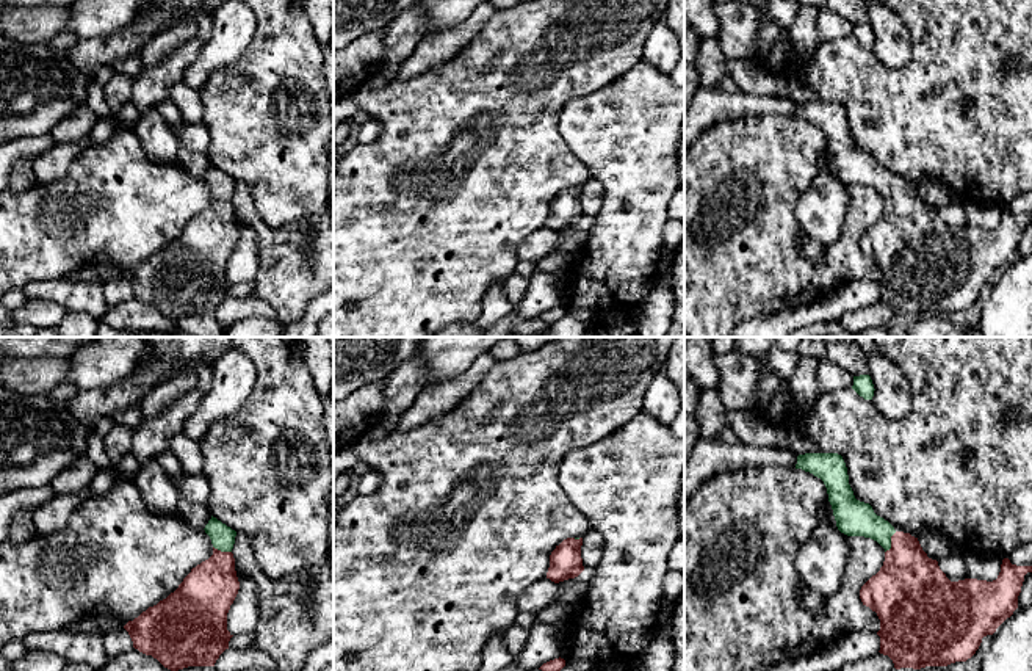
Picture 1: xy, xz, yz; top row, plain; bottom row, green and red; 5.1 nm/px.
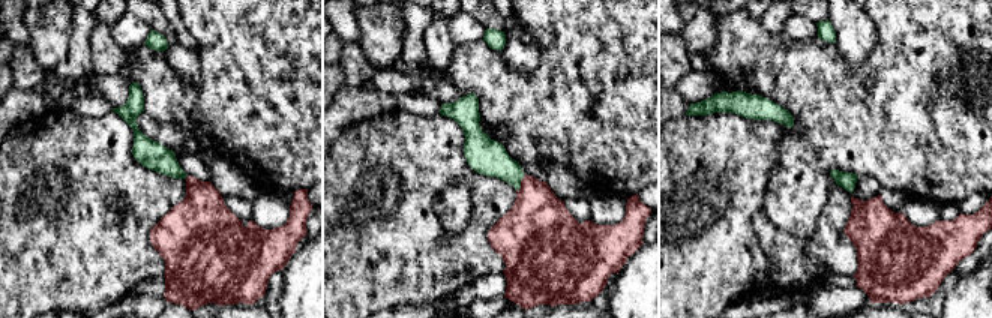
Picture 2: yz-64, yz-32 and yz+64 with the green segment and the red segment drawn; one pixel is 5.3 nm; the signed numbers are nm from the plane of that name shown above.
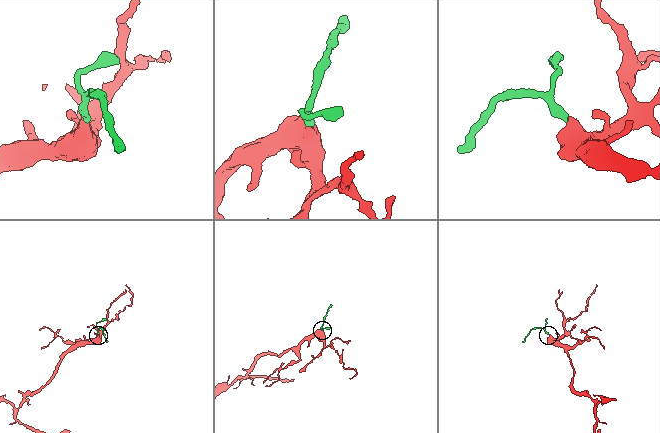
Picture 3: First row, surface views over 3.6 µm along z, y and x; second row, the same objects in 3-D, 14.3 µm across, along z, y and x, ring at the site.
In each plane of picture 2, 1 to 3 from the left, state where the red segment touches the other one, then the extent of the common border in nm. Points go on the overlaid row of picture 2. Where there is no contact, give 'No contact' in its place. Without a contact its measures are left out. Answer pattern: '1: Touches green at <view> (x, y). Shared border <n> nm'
1: No contact
2: Touches green at yz-32 (520, 183). Shared border 100 nm
3: No contact

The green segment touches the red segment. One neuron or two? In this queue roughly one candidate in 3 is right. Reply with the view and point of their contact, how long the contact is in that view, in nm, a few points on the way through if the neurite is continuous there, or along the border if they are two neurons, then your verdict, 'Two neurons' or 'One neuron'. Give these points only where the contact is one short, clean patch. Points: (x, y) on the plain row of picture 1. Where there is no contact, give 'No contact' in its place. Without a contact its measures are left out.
Touches green at yz (890, 192). Shared border 130 nm. Path across: yz (854, 166), (873, 174), (890, 192), (904, 206), (910, 235). One neuron

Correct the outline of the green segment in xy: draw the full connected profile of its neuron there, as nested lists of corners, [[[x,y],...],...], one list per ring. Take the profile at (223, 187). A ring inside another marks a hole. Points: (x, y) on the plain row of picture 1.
[[[213,165],[204,179],[211,188],[213,204],[193,216],[166,248],[124,274],[135,298],[152,304],[174,321],[188,315],[215,315],[233,285],[227,279],[227,262],[240,238],[232,202],[236,180]]]

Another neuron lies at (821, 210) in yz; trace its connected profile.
[[[828,151],[825,154],[825,166],[796,207],[796,216],[803,234],[811,240],[821,241],[824,246],[838,240],[846,221],[847,204],[846,183],[838,179]]]

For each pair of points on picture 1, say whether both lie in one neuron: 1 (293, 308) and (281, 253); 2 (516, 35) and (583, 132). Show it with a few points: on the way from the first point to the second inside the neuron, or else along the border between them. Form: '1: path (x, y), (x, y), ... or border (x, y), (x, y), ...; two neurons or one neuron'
1: path (290, 293), (290, 267); one neuron
2: border (597, 90), (562, 108), (564, 141); two neurons

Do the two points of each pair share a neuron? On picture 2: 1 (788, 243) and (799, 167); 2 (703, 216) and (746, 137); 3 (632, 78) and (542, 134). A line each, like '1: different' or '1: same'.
1: different
2: same
3: same

